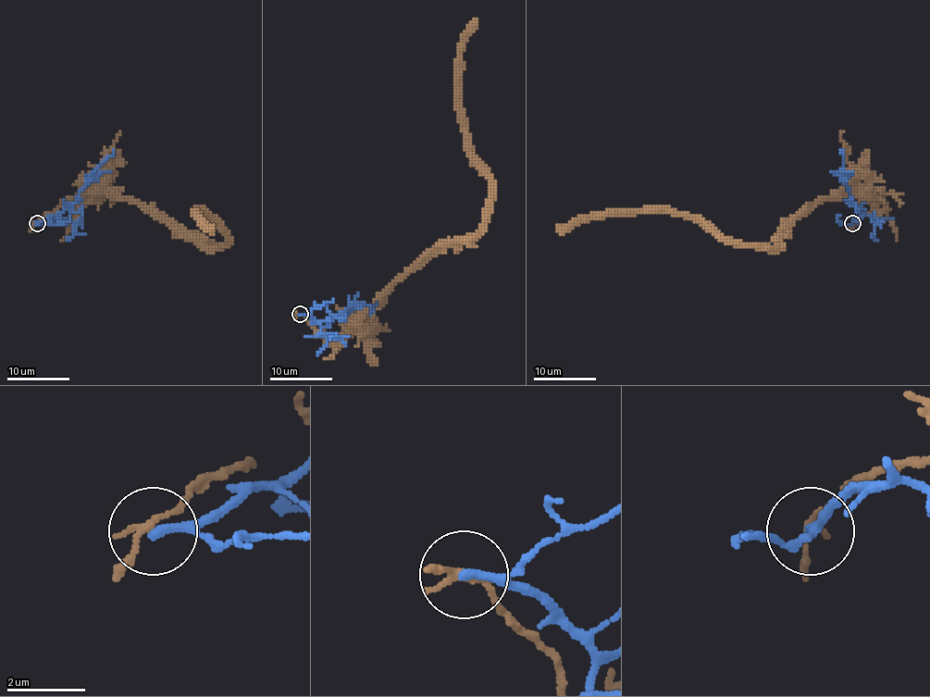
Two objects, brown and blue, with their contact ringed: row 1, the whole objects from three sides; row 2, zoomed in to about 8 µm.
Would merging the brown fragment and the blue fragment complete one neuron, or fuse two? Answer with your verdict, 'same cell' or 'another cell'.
another cell

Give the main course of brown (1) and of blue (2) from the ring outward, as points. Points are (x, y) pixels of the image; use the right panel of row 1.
1: (852, 222), (880, 201), (862, 186), (816, 202), (774, 245), (718, 240), (666, 211), (590, 213), (557, 230)
2: (852, 222), (864, 213), (853, 204), (844, 181), (841, 171), (844, 160), (842, 149)

